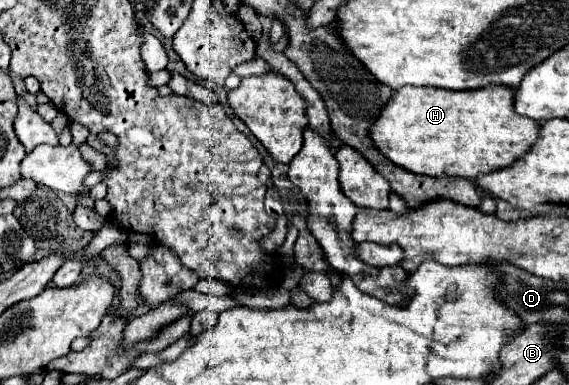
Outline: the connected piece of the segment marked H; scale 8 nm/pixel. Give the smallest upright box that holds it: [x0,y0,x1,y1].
[370,87,538,177]

